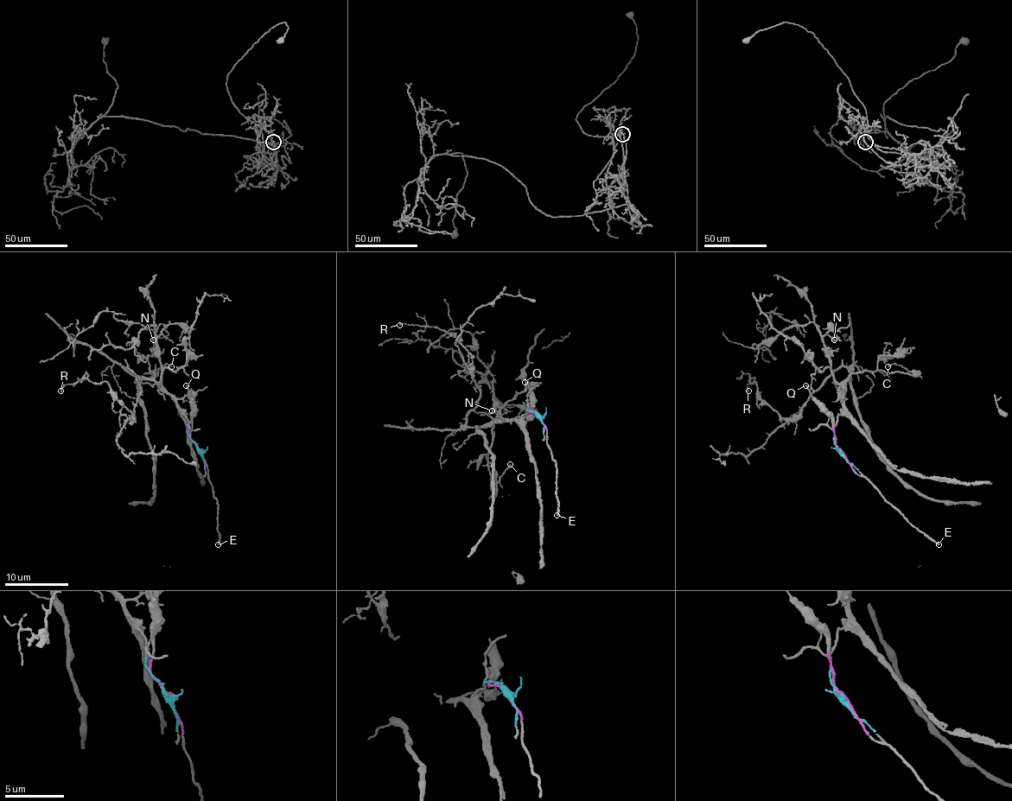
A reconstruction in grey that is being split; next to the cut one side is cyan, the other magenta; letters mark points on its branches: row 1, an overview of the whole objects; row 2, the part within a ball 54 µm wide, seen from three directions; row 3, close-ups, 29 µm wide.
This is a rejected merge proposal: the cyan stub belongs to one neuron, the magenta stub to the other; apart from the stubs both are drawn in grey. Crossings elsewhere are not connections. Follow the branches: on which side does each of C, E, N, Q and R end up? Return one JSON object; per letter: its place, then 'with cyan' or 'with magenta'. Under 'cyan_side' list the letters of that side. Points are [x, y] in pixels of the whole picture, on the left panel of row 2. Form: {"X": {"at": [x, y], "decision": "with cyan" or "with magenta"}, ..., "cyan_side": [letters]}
{"C": {"at": [171, 366], "decision": "with cyan"}, "E": {"at": [218, 544], "decision": "with magenta"}, "N": {"at": [153, 340], "decision": "with cyan"}, "Q": {"at": [186, 385], "decision": "with magenta"}, "R": {"at": [60, 390], "decision": "with cyan"}, "cyan_side": ["C", "N", "R"]}

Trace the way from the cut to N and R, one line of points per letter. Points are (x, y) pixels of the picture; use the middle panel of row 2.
N: (537, 417), (535, 411), (528, 410), (518, 419), (504, 419), (496, 400), (507, 411), (498, 416), (492, 410)
R: (537, 417), (528, 410), (518, 419), (469, 427), (466, 416), (480, 396), (472, 359), (445, 330), (399, 325)

